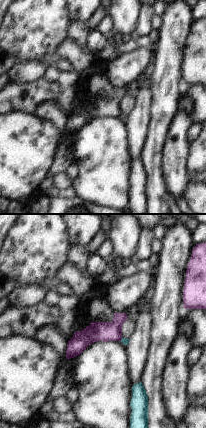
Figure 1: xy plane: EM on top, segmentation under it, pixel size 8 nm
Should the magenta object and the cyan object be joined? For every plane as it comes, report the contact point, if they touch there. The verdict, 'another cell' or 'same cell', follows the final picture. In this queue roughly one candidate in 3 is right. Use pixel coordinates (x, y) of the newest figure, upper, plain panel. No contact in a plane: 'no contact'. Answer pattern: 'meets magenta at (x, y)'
meets magenta at (121, 114)

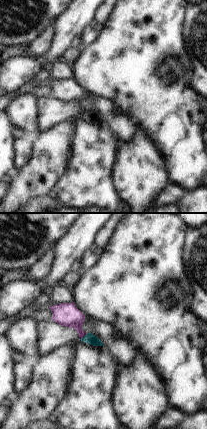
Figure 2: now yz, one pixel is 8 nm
meets magenta at (83, 112)

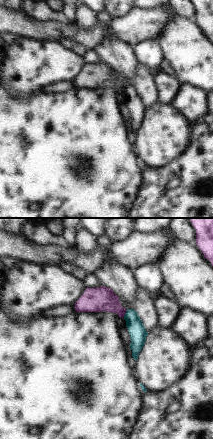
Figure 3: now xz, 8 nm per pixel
meets magenta at (125, 88)

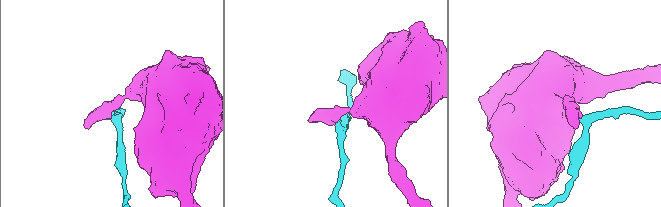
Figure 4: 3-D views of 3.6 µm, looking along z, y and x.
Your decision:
another cell

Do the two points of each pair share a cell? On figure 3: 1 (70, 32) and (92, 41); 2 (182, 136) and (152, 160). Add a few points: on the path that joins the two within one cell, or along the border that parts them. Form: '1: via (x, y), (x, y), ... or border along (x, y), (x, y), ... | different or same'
1: via (75, 33), (87, 37) | same
2: via (175, 137), (159, 153) | same

